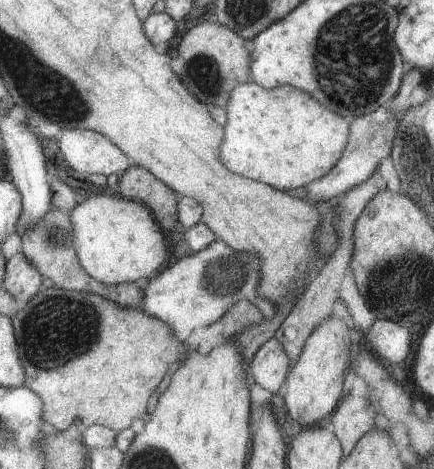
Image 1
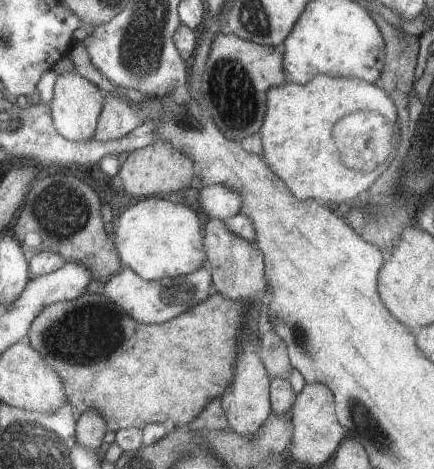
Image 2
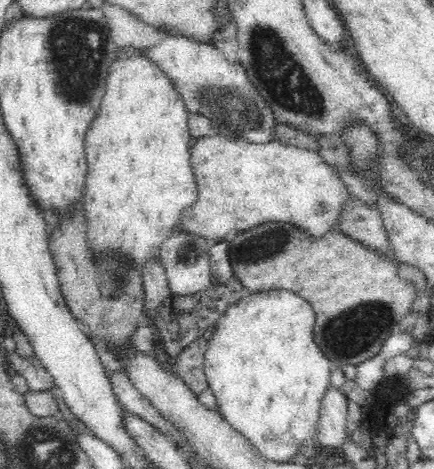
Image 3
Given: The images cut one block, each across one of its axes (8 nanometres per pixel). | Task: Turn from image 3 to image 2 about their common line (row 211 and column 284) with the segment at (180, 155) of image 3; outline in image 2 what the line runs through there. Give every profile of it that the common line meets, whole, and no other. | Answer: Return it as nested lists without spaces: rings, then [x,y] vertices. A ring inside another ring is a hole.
[[[319,74],[307,86],[287,82],[285,86],[269,90],[269,110],[265,116],[265,126],[261,128],[263,136],[263,158],[269,168],[285,180],[285,184],[293,190],[293,196],[301,200],[317,200],[323,204],[329,202],[355,202],[361,194],[367,194],[371,186],[383,176],[387,166],[379,166],[375,172],[363,174],[357,170],[349,170],[335,146],[333,128],[335,124],[357,110],[379,112],[389,118],[393,124],[399,120],[397,104],[391,94],[387,94],[381,84],[371,84],[367,80],[357,78],[333,78],[327,74]]]

